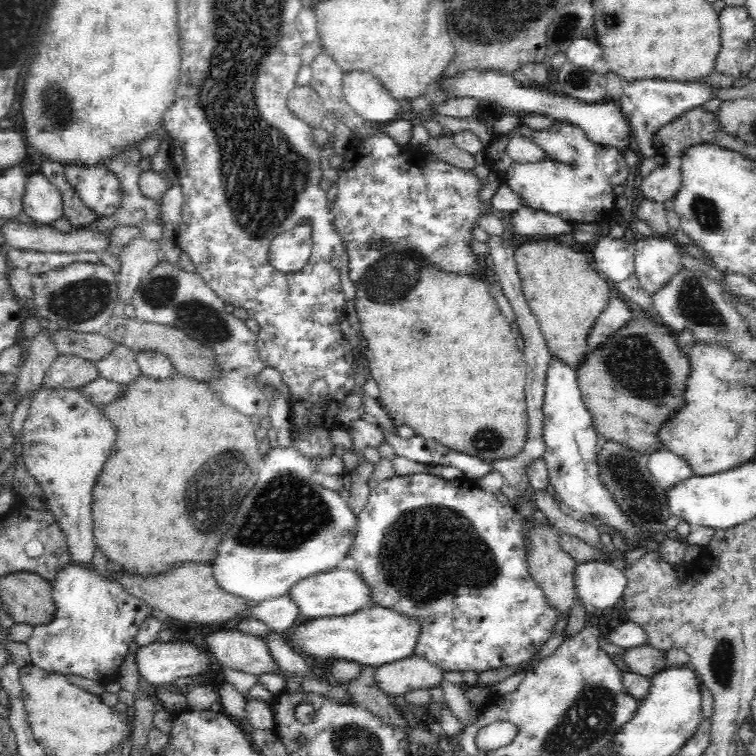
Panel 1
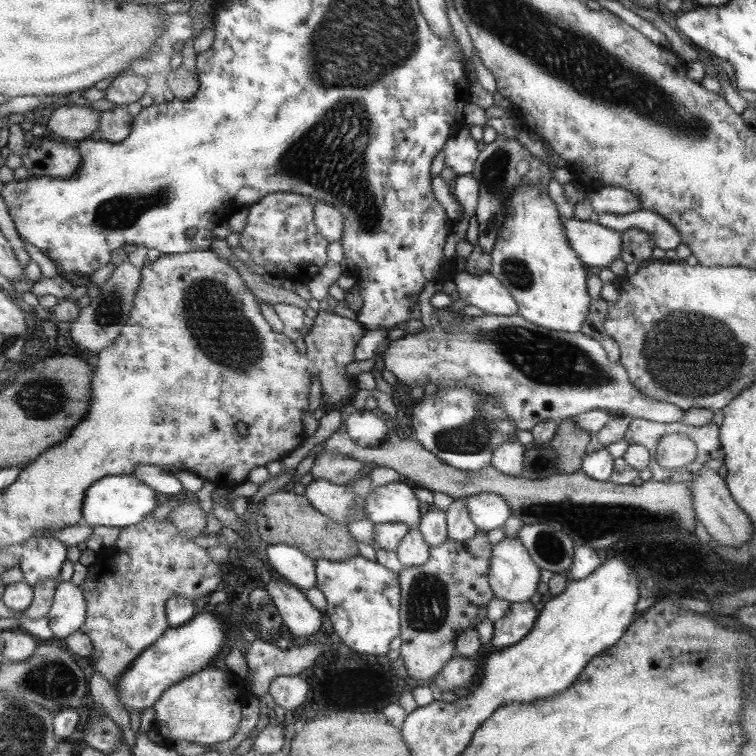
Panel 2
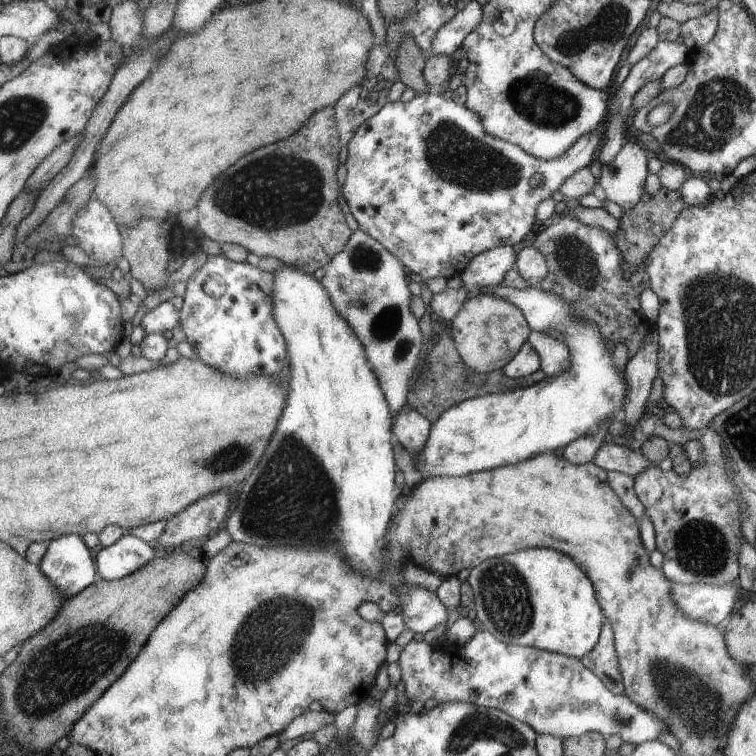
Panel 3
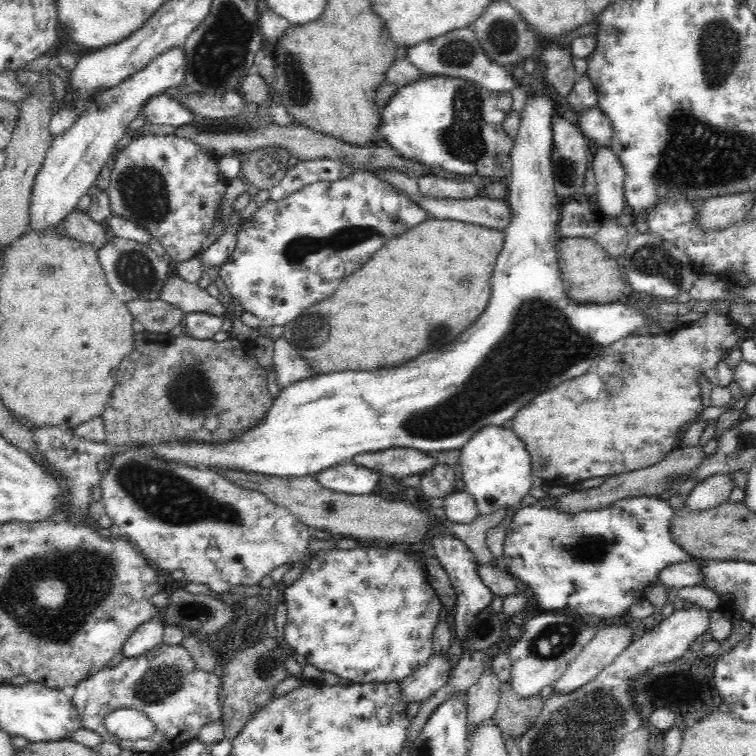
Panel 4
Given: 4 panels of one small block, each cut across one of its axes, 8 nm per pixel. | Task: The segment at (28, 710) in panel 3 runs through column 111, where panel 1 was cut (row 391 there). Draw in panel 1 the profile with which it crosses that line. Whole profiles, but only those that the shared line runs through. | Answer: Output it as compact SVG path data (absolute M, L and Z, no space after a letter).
M630 317L606 342L594 352L586 353L577 364L577 385L581 399L591 414L594 429L601 440L613 441L630 450L637 450L649 456L661 450L657 432L662 423L672 417L684 394L684 380L690 374L689 358L676 339L670 336L670 330L654 322L653 317Z

